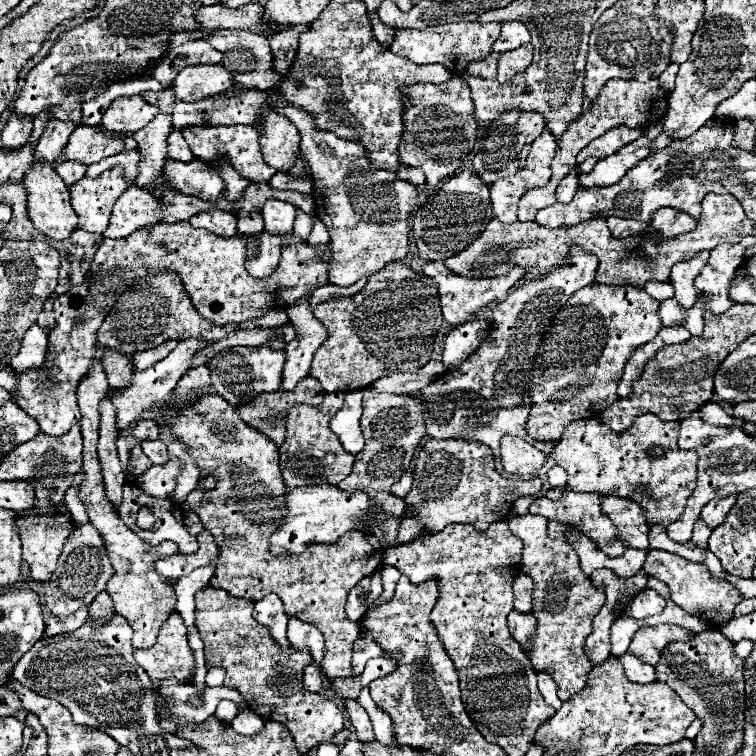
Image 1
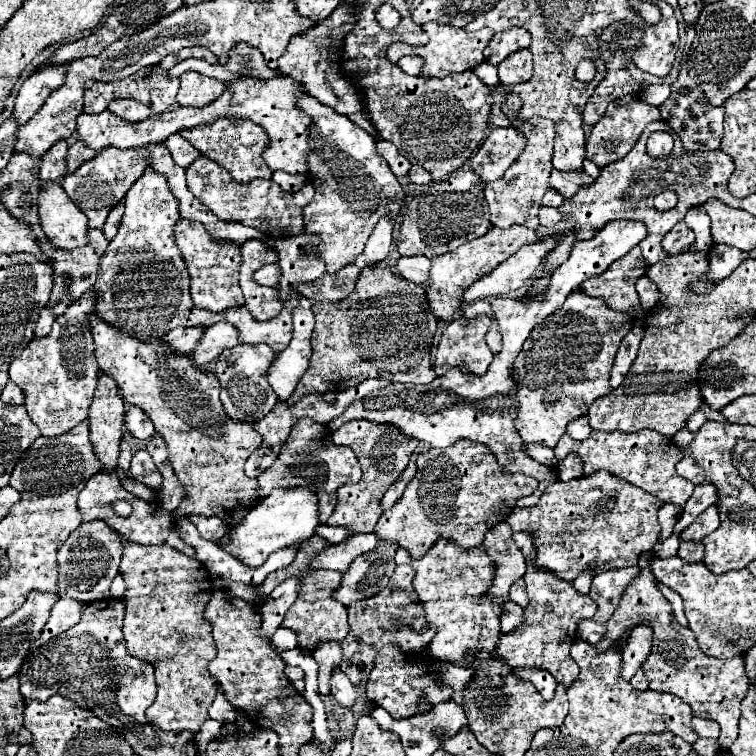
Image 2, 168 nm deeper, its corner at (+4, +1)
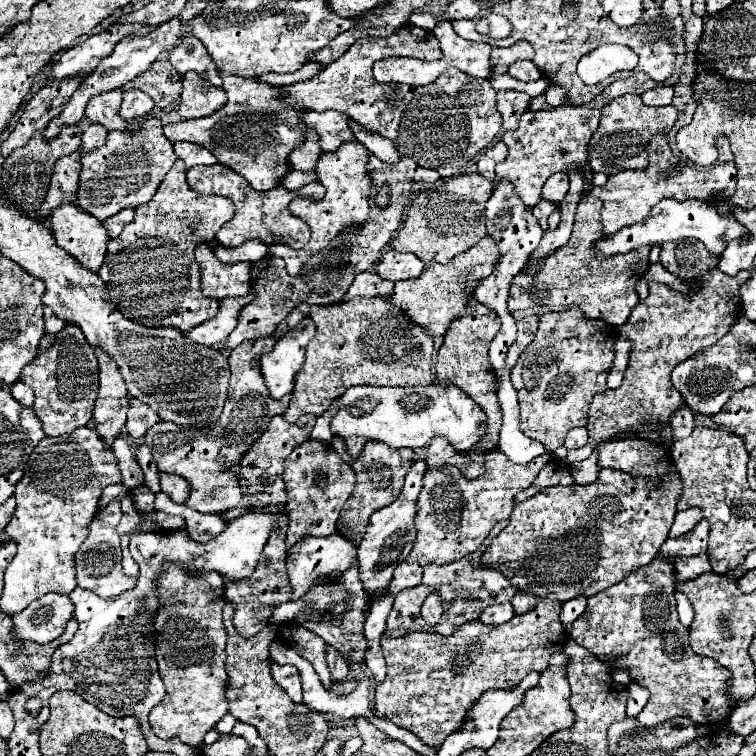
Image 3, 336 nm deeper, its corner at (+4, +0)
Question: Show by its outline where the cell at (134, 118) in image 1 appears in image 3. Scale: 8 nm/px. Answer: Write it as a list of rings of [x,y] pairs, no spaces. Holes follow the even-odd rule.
[[[127,90],[123,94],[119,116],[123,120],[127,120],[127,122],[141,120],[141,118],[145,118],[153,110],[153,106],[155,106],[153,100],[149,96],[145,96],[145,92],[141,92],[141,90]]]

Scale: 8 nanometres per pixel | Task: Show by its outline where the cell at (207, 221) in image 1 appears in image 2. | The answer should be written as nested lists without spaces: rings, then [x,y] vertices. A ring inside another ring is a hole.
[[[151,143],[145,147],[133,147],[133,149],[117,149],[117,147],[105,147],[101,149],[93,159],[81,163],[81,167],[67,175],[61,181],[61,187],[65,189],[65,193],[71,197],[71,201],[87,215],[89,219],[89,227],[91,229],[103,229],[103,223],[109,215],[109,211],[125,197],[125,193],[131,189],[131,185],[147,171],[153,169],[161,175],[167,175],[169,179],[169,187],[173,189],[173,195],[177,195],[179,201],[179,209],[181,209],[181,219],[191,219],[191,221],[199,221],[205,225],[207,233],[211,235],[213,241],[219,243],[237,243],[243,245],[249,239],[259,239],[265,243],[265,235],[253,227],[245,227],[241,223],[225,223],[221,219],[217,219],[217,215],[211,213],[209,207],[205,207],[199,199],[193,199],[191,191],[186,184],[185,169],[179,167],[169,149],[165,147],[165,143]]]

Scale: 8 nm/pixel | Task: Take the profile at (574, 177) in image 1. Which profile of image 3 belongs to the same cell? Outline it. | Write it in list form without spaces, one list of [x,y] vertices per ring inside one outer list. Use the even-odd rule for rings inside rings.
[[[541,200],[535,208],[533,208],[533,216],[539,220],[539,224],[541,224],[541,228],[547,232],[549,228],[547,228],[547,216],[551,214],[551,212],[555,212],[557,210],[557,204],[553,204],[553,202],[549,202],[549,200]]]

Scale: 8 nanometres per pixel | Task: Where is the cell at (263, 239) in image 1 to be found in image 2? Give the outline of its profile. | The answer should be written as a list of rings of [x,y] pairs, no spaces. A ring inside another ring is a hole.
[[[275,263],[275,265],[269,265],[269,267],[261,267],[261,269],[253,275],[253,279],[257,279],[257,283],[261,283],[261,285],[275,287],[275,285],[279,283],[279,279],[281,279],[281,269],[279,269],[277,263]]]

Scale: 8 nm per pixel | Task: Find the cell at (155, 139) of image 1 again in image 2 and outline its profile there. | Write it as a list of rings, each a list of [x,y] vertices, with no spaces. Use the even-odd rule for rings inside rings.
[[[145,171],[145,175],[127,191],[125,215],[119,233],[111,239],[105,255],[101,257],[95,283],[97,313],[109,325],[143,341],[149,341],[151,337],[165,337],[171,329],[179,325],[209,327],[225,319],[239,329],[239,339],[243,343],[265,343],[275,353],[283,351],[291,339],[291,313],[299,305],[299,295],[289,295],[283,311],[275,319],[265,323],[257,323],[245,307],[233,307],[221,313],[211,313],[195,307],[189,295],[189,271],[173,233],[173,227],[179,219],[179,201],[169,191],[167,179],[163,175],[157,175],[155,171]]]

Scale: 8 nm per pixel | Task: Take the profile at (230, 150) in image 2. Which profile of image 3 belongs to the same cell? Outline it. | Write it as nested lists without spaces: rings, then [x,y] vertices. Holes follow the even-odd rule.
[[[221,74],[223,90],[227,92],[227,104],[215,114],[195,120],[181,120],[163,128],[165,136],[171,142],[193,142],[205,146],[223,166],[235,170],[243,176],[253,190],[271,190],[281,178],[289,172],[287,156],[289,152],[303,142],[305,126],[317,130],[321,136],[321,150],[337,150],[341,142],[355,140],[347,124],[349,116],[341,112],[311,112],[303,120],[293,114],[293,108],[281,106],[277,90],[255,78],[241,78],[233,74]]]

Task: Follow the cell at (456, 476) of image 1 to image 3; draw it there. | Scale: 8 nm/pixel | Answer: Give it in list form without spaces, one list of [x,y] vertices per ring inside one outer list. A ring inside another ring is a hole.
[[[485,452],[485,476],[477,476],[477,480],[469,480],[461,476],[459,468],[427,468],[423,476],[423,490],[417,498],[417,516],[415,530],[417,540],[413,550],[395,568],[393,580],[389,584],[389,592],[397,594],[403,588],[411,588],[421,584],[423,566],[425,564],[449,564],[453,560],[463,558],[469,552],[479,550],[483,540],[489,536],[491,528],[507,520],[513,506],[515,494],[529,488],[539,474],[539,470],[549,462],[549,454],[539,456],[531,464],[515,464],[505,458],[503,452]]]

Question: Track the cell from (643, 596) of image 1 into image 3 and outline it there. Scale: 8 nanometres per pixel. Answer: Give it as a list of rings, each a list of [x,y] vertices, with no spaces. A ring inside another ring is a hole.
[[[651,560],[621,584],[591,596],[587,610],[571,626],[571,638],[611,668],[629,668],[631,678],[651,692],[647,706],[637,716],[641,724],[653,726],[673,716],[689,716],[697,724],[723,724],[739,702],[727,690],[729,670],[691,650],[689,630],[677,618],[673,578],[675,568],[671,562]]]

